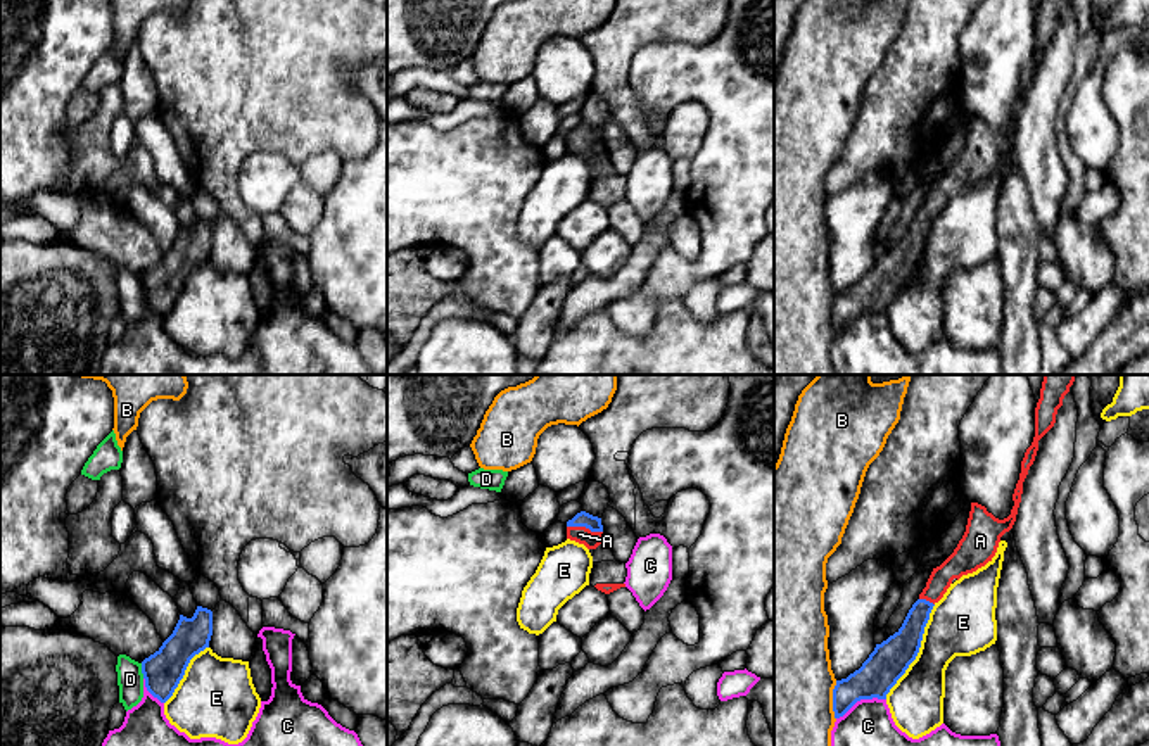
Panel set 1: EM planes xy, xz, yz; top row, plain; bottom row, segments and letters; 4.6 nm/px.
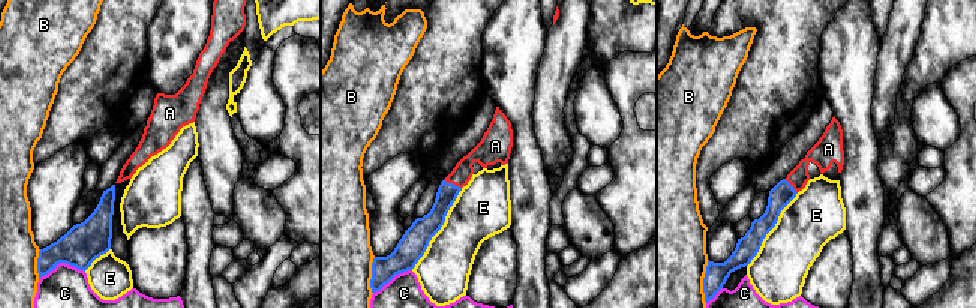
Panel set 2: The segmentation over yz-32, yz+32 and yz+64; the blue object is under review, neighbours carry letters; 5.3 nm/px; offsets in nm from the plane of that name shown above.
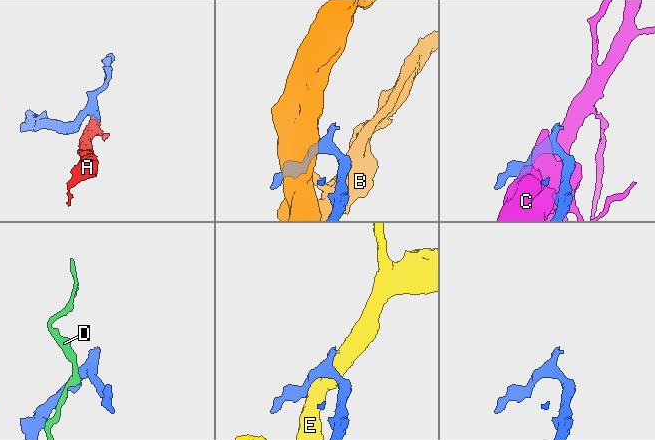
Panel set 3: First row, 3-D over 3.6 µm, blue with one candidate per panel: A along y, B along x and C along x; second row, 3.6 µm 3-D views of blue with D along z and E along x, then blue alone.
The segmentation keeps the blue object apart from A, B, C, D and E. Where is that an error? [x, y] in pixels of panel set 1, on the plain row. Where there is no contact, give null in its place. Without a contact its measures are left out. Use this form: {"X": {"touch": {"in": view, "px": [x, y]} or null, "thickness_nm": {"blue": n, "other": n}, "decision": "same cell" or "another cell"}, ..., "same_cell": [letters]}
{"A": {"touch": {"in": "xz", "px": [584, 139]}, "thickness_nm": {"blue": 70, "other": 80}, "decision": "same cell"}, "B": {"touch": {"in": "yz", "px": [833, 313]}, "thickness_nm": {"blue": 180, "other": 500}, "decision": "another cell"}, "C": {"touch": {"in": "yz", "px": [861, 311]}, "thickness_nm": {"blue": 180, "other": 340}, "decision": "another cell"}, "D": {"touch": {"in": "xy", "px": [142, 284]}, "thickness_nm": {"blue": 190, "other": 130}, "decision": "another cell"}, "E": {"touch": {"in": "yz", "px": [918, 265]}, "thickness_nm": {"blue": 180, "other": 300}, "decision": "another cell"}, "same_cell": ["A"]}

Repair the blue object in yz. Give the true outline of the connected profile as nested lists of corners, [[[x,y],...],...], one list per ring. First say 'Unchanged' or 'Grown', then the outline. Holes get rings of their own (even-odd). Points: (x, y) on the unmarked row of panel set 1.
Grown. [[[1042,0],[1035,21],[1035,50],[1021,74],[1021,86],[1016,97],[1011,128],[1004,133],[995,131],[985,119],[971,116],[966,145],[954,166],[933,181],[919,212],[909,223],[902,240],[881,257],[847,292],[836,294],[833,302],[835,332],[843,330],[860,313],[886,313],[890,302],[916,273],[924,240],[933,219],[943,211],[954,192],[973,186],[985,180],[997,166],[1000,150],[1016,135],[1023,107],[1023,95],[1038,64],[1038,54],[1054,40],[1057,22],[1063,19],[1070,0]]]

